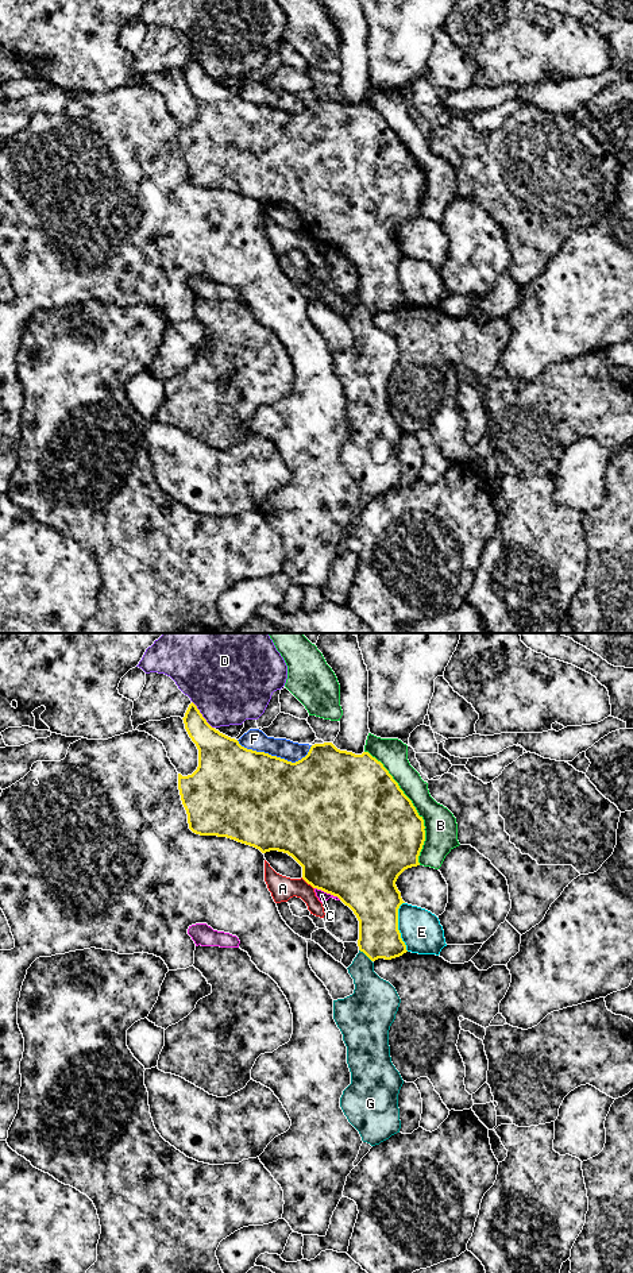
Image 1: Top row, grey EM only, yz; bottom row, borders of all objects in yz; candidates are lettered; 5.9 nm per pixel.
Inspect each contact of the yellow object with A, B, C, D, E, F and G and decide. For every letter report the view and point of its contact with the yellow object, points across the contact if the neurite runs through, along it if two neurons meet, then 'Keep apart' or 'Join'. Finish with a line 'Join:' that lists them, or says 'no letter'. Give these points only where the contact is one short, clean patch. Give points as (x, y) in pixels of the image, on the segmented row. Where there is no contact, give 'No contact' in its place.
A: Touches yellow at yz (308, 883). Keep apart
B: Touches yellow at yz (413, 806). Keep apart
C: Touches yellow at yz (328, 892). Keep apart
D: Touches yellow at yz (201, 714). Keep apart
E: Touches yellow at yz (397, 926). Keep apart
F: Touches yellow at yz (276, 756). Keep apart
G: Touches yellow at yz (366, 955). Boundary: yz (359, 949), (371, 961). Keep apart
Join: no letter

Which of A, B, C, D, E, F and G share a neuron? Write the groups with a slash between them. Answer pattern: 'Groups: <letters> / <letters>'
Groups: A / B / C / D / E / F / G

